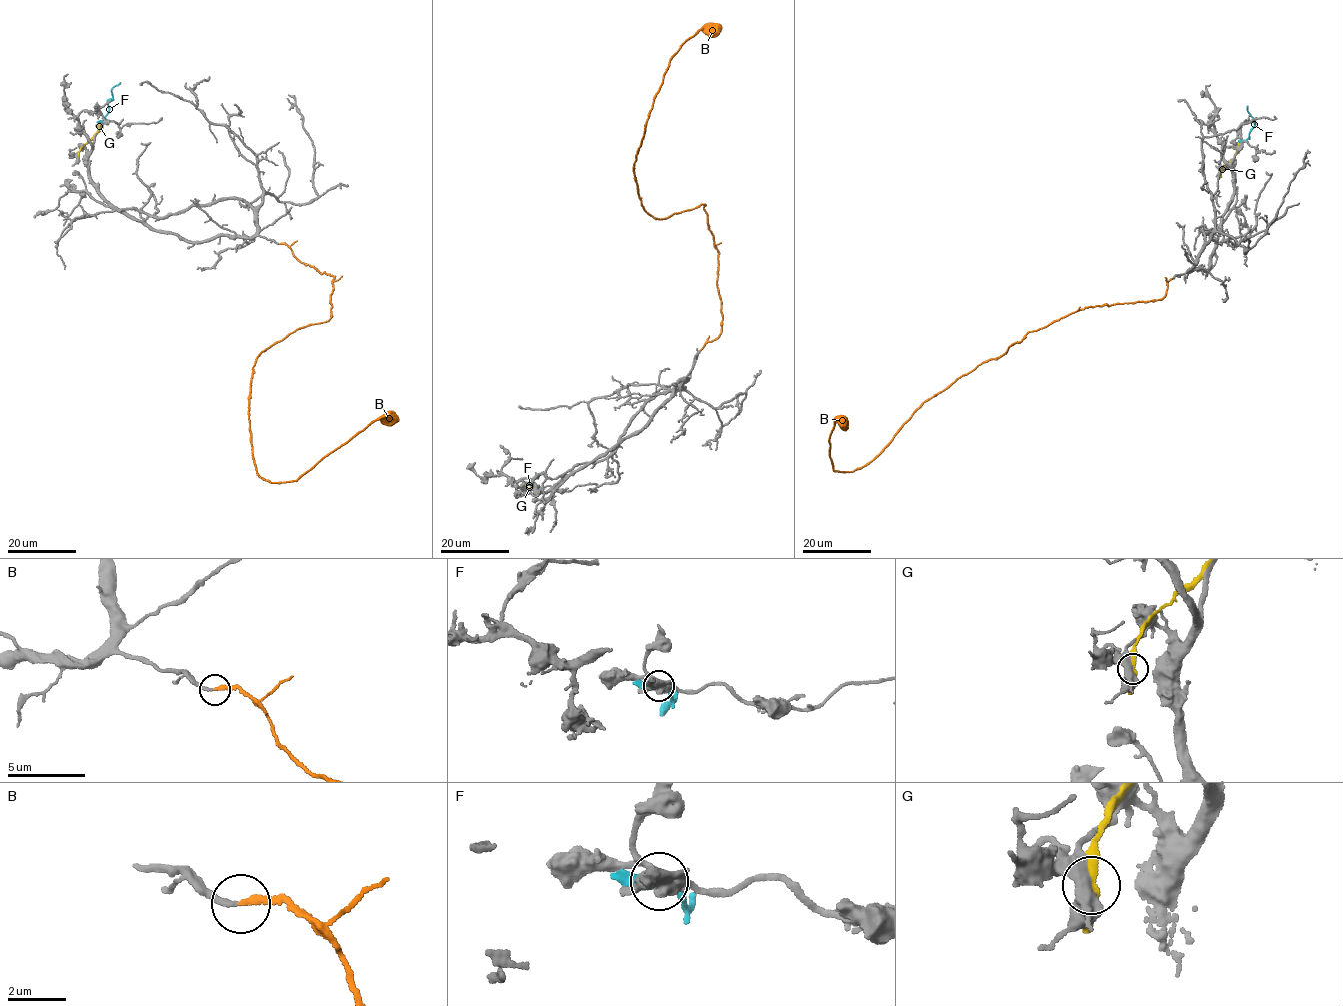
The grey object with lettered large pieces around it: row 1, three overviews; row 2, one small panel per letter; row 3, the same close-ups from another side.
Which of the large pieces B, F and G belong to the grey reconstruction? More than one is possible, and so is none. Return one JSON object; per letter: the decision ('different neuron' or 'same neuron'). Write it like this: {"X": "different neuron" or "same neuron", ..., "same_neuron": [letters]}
{"B": "same neuron", "F": "different neuron", "G": "different neuron", "same_neuron": ["B"]}

